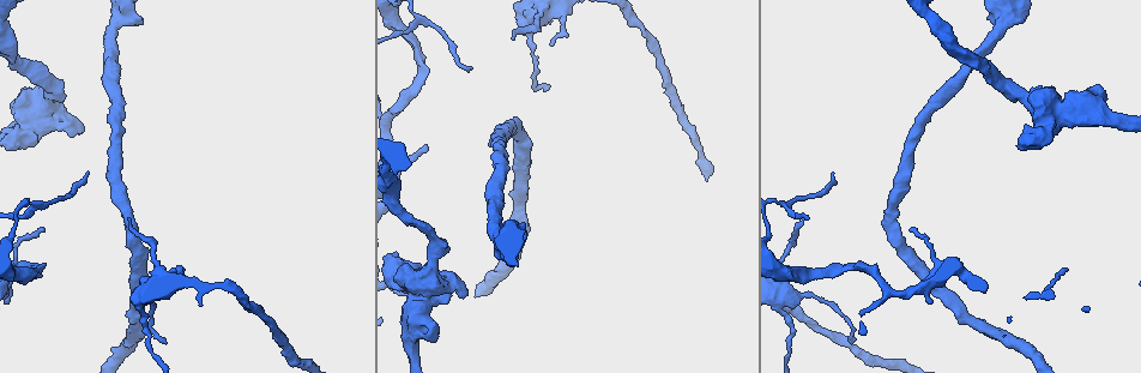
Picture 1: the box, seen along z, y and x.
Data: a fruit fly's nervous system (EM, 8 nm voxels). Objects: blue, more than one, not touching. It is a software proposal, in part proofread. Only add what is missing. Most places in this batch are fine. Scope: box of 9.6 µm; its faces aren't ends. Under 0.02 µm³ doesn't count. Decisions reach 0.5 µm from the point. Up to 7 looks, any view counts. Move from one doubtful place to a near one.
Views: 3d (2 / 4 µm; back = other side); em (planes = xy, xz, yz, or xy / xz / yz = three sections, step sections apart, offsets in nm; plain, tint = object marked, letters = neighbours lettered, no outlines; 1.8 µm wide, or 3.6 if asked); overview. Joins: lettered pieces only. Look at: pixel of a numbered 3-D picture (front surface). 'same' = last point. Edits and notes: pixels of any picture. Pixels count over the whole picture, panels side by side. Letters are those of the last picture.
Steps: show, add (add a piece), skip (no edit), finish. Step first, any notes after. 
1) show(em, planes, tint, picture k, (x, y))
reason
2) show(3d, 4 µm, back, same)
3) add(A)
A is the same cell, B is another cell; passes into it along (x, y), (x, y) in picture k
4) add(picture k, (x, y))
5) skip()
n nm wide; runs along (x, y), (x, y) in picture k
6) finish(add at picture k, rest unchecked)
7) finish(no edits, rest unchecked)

show(3d, 4 µm, picture 1, (131, 221))
an open end

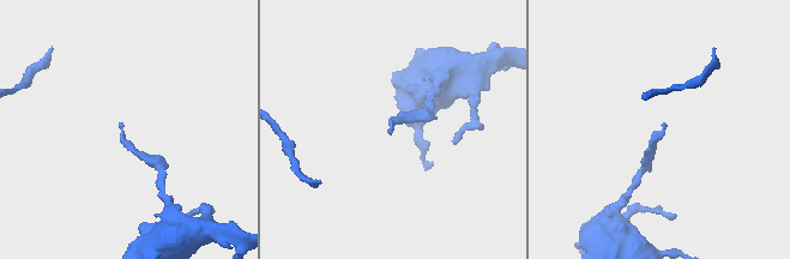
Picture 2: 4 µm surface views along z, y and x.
show(em, 3.6 µm, yz, step 16, letters, picture 2, (122, 122))

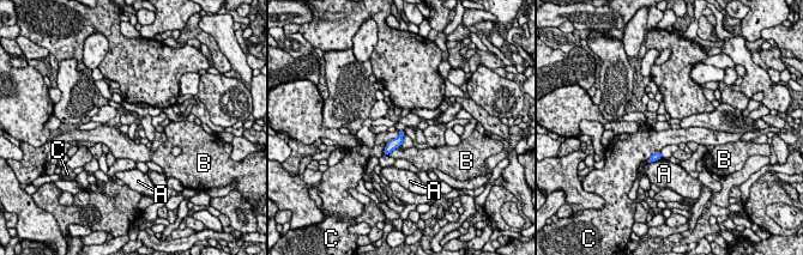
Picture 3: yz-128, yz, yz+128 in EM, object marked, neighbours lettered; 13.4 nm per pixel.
skip()
130 nm wide; A, B and C are other cells; none of them fits

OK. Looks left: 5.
show(em, planes, plain, picture 1, (469, 66))

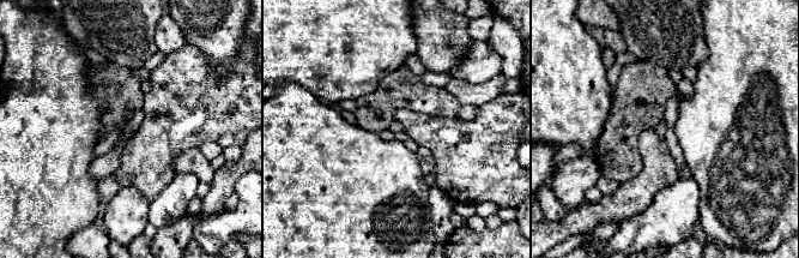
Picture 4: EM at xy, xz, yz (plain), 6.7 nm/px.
show(em, planes, letters, same)

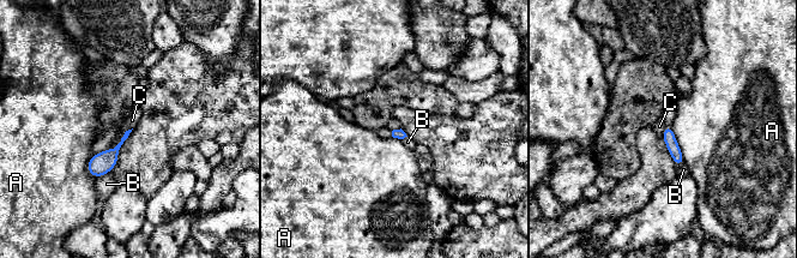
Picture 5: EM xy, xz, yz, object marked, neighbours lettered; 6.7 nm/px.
skip()
A touches over 260 nm; A, B and C are other cells; none of them fits

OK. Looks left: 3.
show(em, 3.6 µm, xz, step 8, letters, picture 1, (53, 110))
sudden change in width

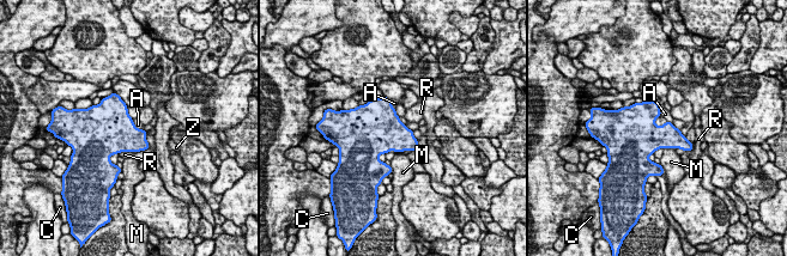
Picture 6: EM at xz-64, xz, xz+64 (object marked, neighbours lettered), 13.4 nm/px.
skip()
A, C, M, R and Z are other cells; border along (666, 121), (661, 125), (654, 125) in picture 6; none of them fits

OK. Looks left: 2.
finish(no edits, rest unchecked)

